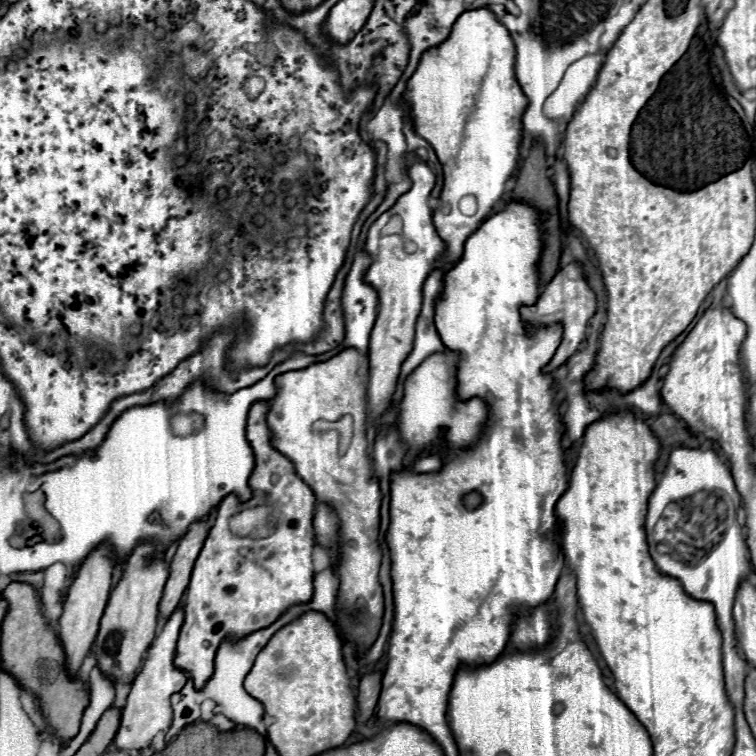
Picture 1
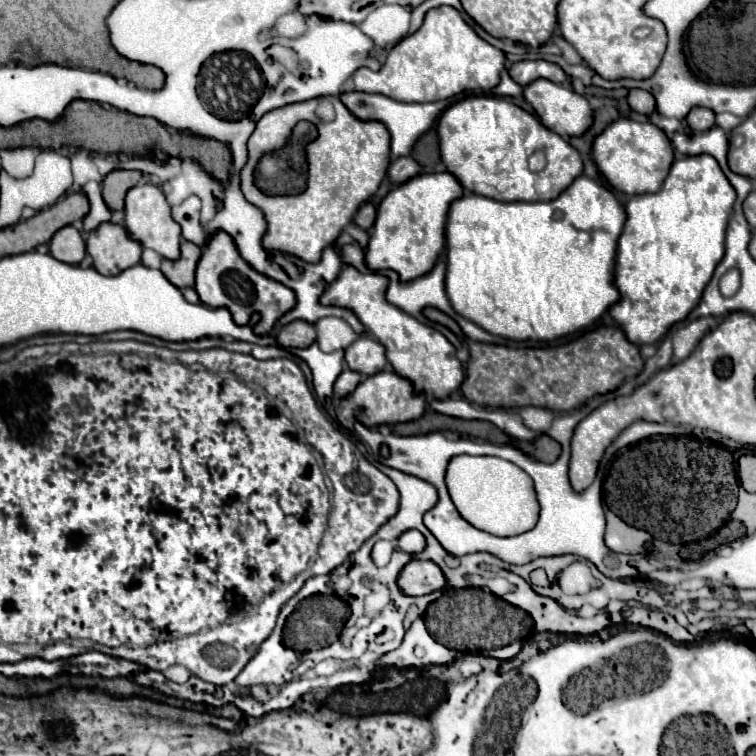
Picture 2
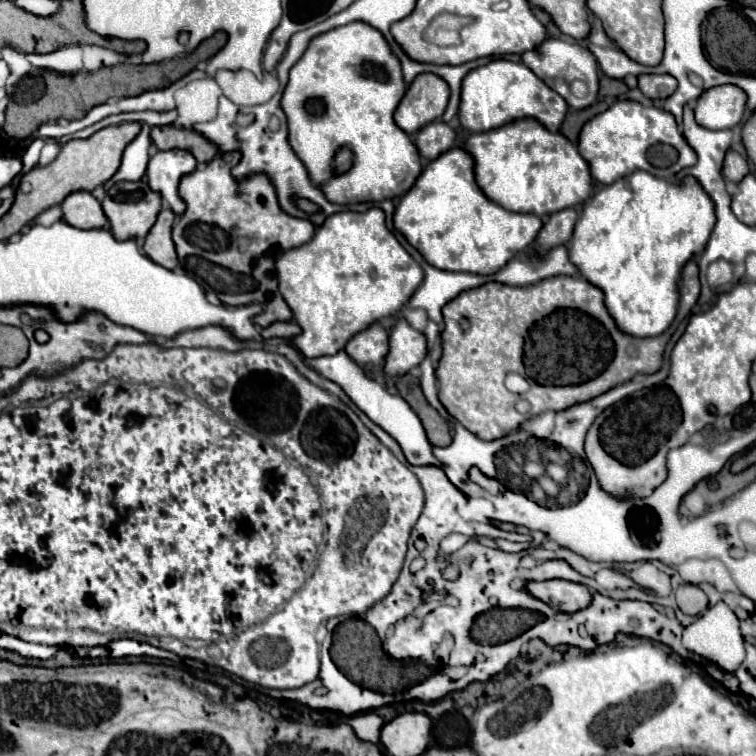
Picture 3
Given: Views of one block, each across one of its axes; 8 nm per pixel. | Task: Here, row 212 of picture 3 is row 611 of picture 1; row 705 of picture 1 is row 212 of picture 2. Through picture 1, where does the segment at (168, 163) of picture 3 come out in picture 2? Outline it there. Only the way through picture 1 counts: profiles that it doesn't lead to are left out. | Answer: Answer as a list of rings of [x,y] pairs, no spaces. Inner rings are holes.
[[[138,184],[126,194],[126,230],[138,240],[144,248],[156,250],[160,256],[168,260],[176,260],[180,256],[180,226],[170,216],[170,204],[166,202],[164,192],[154,184]]]

